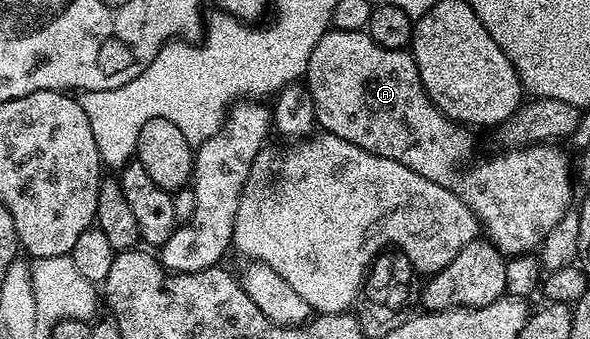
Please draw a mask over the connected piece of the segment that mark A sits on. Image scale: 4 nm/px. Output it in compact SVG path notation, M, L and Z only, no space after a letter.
M330 29L326 31L325 36L319 41L319 45L315 45L315 49L311 53L309 64L303 76L303 83L309 88L309 95L313 99L313 118L316 126L322 132L339 137L343 141L351 141L351 145L359 145L359 149L363 149L367 153L375 153L379 157L399 161L399 165L407 165L407 169L427 177L427 181L435 181L435 185L443 185L443 189L455 193L477 215L478 224L483 228L484 238L506 257L536 252L547 237L547 233L551 233L551 229L555 229L555 225L559 225L559 221L563 221L563 217L570 214L569 202L573 199L573 175L569 172L568 157L557 148L560 146L553 143L534 143L532 147L515 147L501 153L505 155L493 155L490 159L485 159L482 163L477 163L474 167L469 167L464 171L465 162L473 155L474 132L455 120L449 119L430 101L429 95L425 92L423 81L419 77L419 69L408 50L383 49L383 45L375 45L375 41L371 41L368 30L338 31Z

